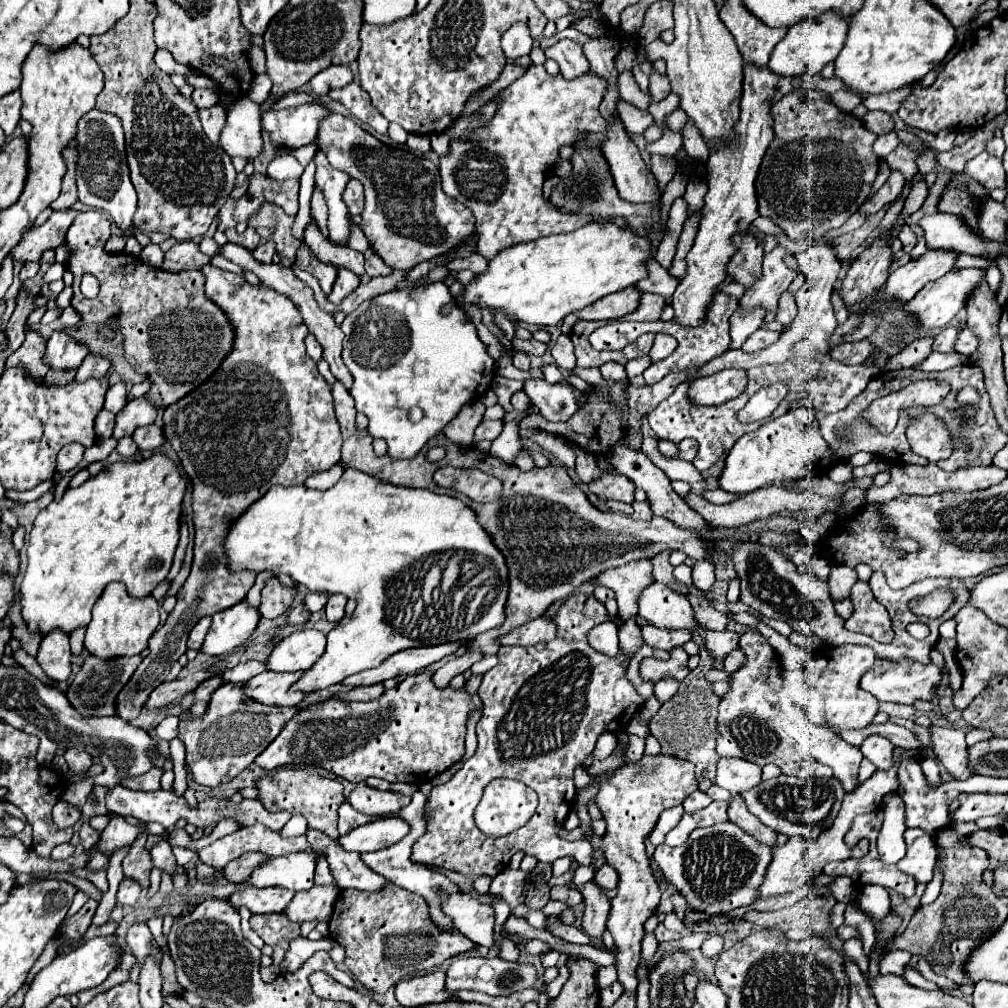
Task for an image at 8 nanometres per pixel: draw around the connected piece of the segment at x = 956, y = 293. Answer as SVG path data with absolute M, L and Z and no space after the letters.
M971 267L971 269L957 269L957 271L949 271L943 277L927 283L909 303L907 303L907 311L917 315L919 323L923 327L943 327L947 325L961 309L967 307L967 301L971 297L971 293L985 281L985 269L979 267Z

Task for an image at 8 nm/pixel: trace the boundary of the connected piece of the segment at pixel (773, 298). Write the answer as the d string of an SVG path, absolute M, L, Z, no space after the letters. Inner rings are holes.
M777 245L771 253L765 255L763 261L763 277L759 279L759 285L755 285L755 289L751 289L751 293L745 293L741 297L741 305L743 307L755 307L761 305L767 311L777 309L777 301L781 297L781 293L785 293L791 285L791 281L797 277L797 271L787 267L785 257L789 257L791 253L787 251L785 245Z

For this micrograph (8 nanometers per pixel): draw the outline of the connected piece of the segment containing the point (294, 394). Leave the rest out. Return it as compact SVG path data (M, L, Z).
M213 265L201 267L201 273L205 275L205 293L207 293L207 299L213 301L213 303L225 313L225 317L229 319L229 323L233 325L233 335L235 335L235 337L233 337L233 349L231 349L229 355L221 361L219 369L217 369L203 385L199 385L197 389L193 389L193 391L187 393L185 397L181 397L177 403L169 405L169 407L165 409L165 413L163 413L163 423L165 423L163 433L165 433L165 437L171 441L171 447L175 449L177 457L181 459L181 465L183 465L183 469L185 469L185 473L187 473L187 477L189 477L189 481L191 481L191 485L193 485L195 557L193 557L191 575L187 577L185 585L183 585L183 587L179 589L179 593L177 593L177 605L175 605L175 609L169 613L165 625L163 625L161 629L157 629L157 631L151 635L151 639L149 639L149 655L143 657L143 661L141 661L141 665L137 667L137 671L133 673L131 681L121 689L121 693L119 693L119 697L117 697L117 715L123 717L125 721L131 721L131 719L135 719L135 717L139 715L139 711L141 711L141 707L145 705L145 701L147 701L147 697L151 695L151 691L153 691L157 685L161 685L161 683L165 681L165 675L169 673L169 669L173 667L173 663L187 651L187 635L189 635L189 631L195 627L195 623L197 623L201 617L205 617L205 615L213 615L213 613L217 613L219 609L227 609L227 607L239 603L239 601L247 595L247 591L253 587L255 577L257 577L255 571L243 569L243 571L233 573L233 571L227 567L225 539L227 539L227 531L231 529L233 521L237 521L237 519L239 519L255 501L259 501L273 485L303 485L305 479L307 479L309 475L319 473L319 471L325 471L325 469L331 469L331 467L333 467L335 463L339 463L339 459L341 459L341 445L343 445L343 439L341 439L339 423L337 423L337 417L335 417L335 407L333 407L331 389L327 387L325 379L319 375L317 363L305 353L305 337L307 337L309 331L307 331L307 327L303 325L301 313L295 309L295 305L293 305L285 295L281 295L281 293L277 293L277 291L273 291L273 289L269 289L269 287L253 287L253 285L249 285L249 283L245 281L245 277L233 275L233 273L223 271L223 269L217 269L217 267L213 267Z

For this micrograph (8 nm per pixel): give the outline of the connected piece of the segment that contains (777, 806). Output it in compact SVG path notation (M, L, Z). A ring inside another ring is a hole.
M779 775L775 779L769 781L761 781L755 789L749 789L747 793L741 793L745 799L747 809L759 817L759 821L763 821L767 827L771 827L777 833L785 833L789 837L793 835L803 835L807 839L817 837L823 829L827 829L827 825L831 825L831 821L835 819L835 813L839 811L839 805L843 801L845 789L841 785L839 779L829 777L829 779L799 779L799 777L789 777L789 775ZM823 807L823 819L819 821L787 821L785 813L793 811L793 813L809 813L813 809Z

